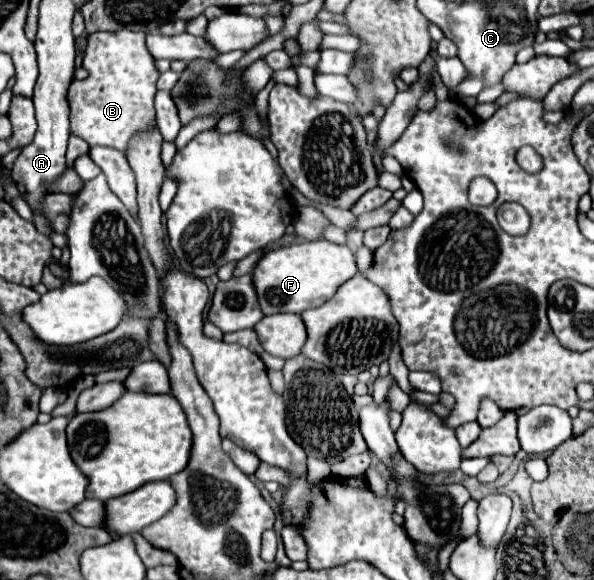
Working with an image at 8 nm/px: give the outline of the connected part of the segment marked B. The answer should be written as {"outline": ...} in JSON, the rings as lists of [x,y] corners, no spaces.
{"outline":[[[119,30],[119,32],[89,34],[83,68],[87,70],[87,78],[73,80],[67,94],[67,100],[71,106],[71,134],[83,138],[89,146],[111,146],[123,152],[127,148],[129,138],[135,132],[143,130],[147,124],[153,124],[155,120],[153,96],[157,92],[155,82],[159,78],[159,72],[153,64],[153,56],[145,48],[145,32]]]}

